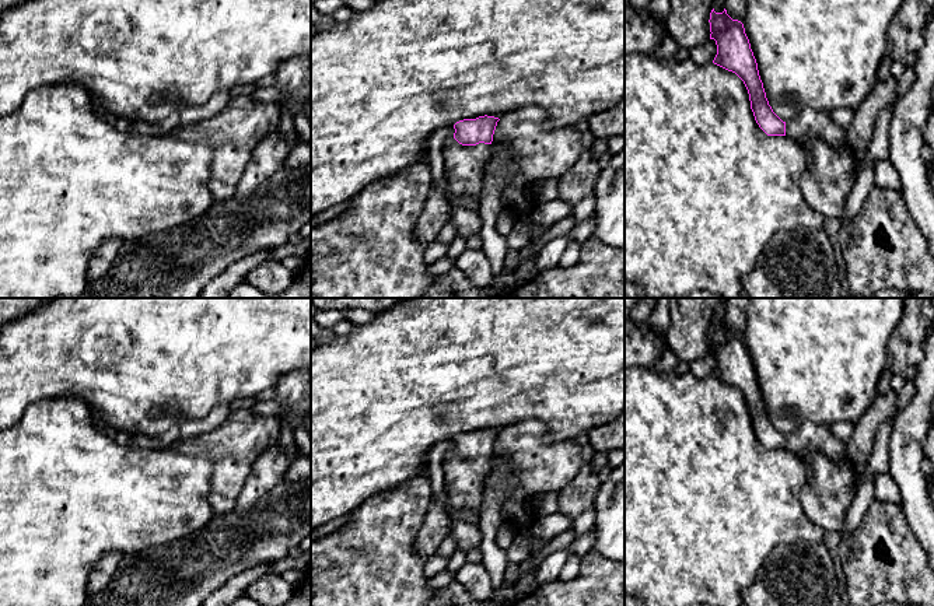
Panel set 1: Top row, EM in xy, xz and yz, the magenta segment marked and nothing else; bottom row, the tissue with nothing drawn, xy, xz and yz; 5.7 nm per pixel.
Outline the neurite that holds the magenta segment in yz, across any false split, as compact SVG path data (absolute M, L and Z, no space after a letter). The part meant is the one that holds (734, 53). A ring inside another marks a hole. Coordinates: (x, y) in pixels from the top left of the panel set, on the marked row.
M713 8L709 22L710 39L717 45L713 63L735 73L744 81L755 120L767 136L788 136L801 144L819 137L835 148L850 147L846 130L826 112L807 108L795 118L783 122L769 105L744 24L732 20L725 8L723 13L716 13Z

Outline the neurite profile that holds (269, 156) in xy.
M279 130L266 134L253 148L251 161L237 186L235 196L245 197L252 195L259 185L283 168L288 153L290 146Z

